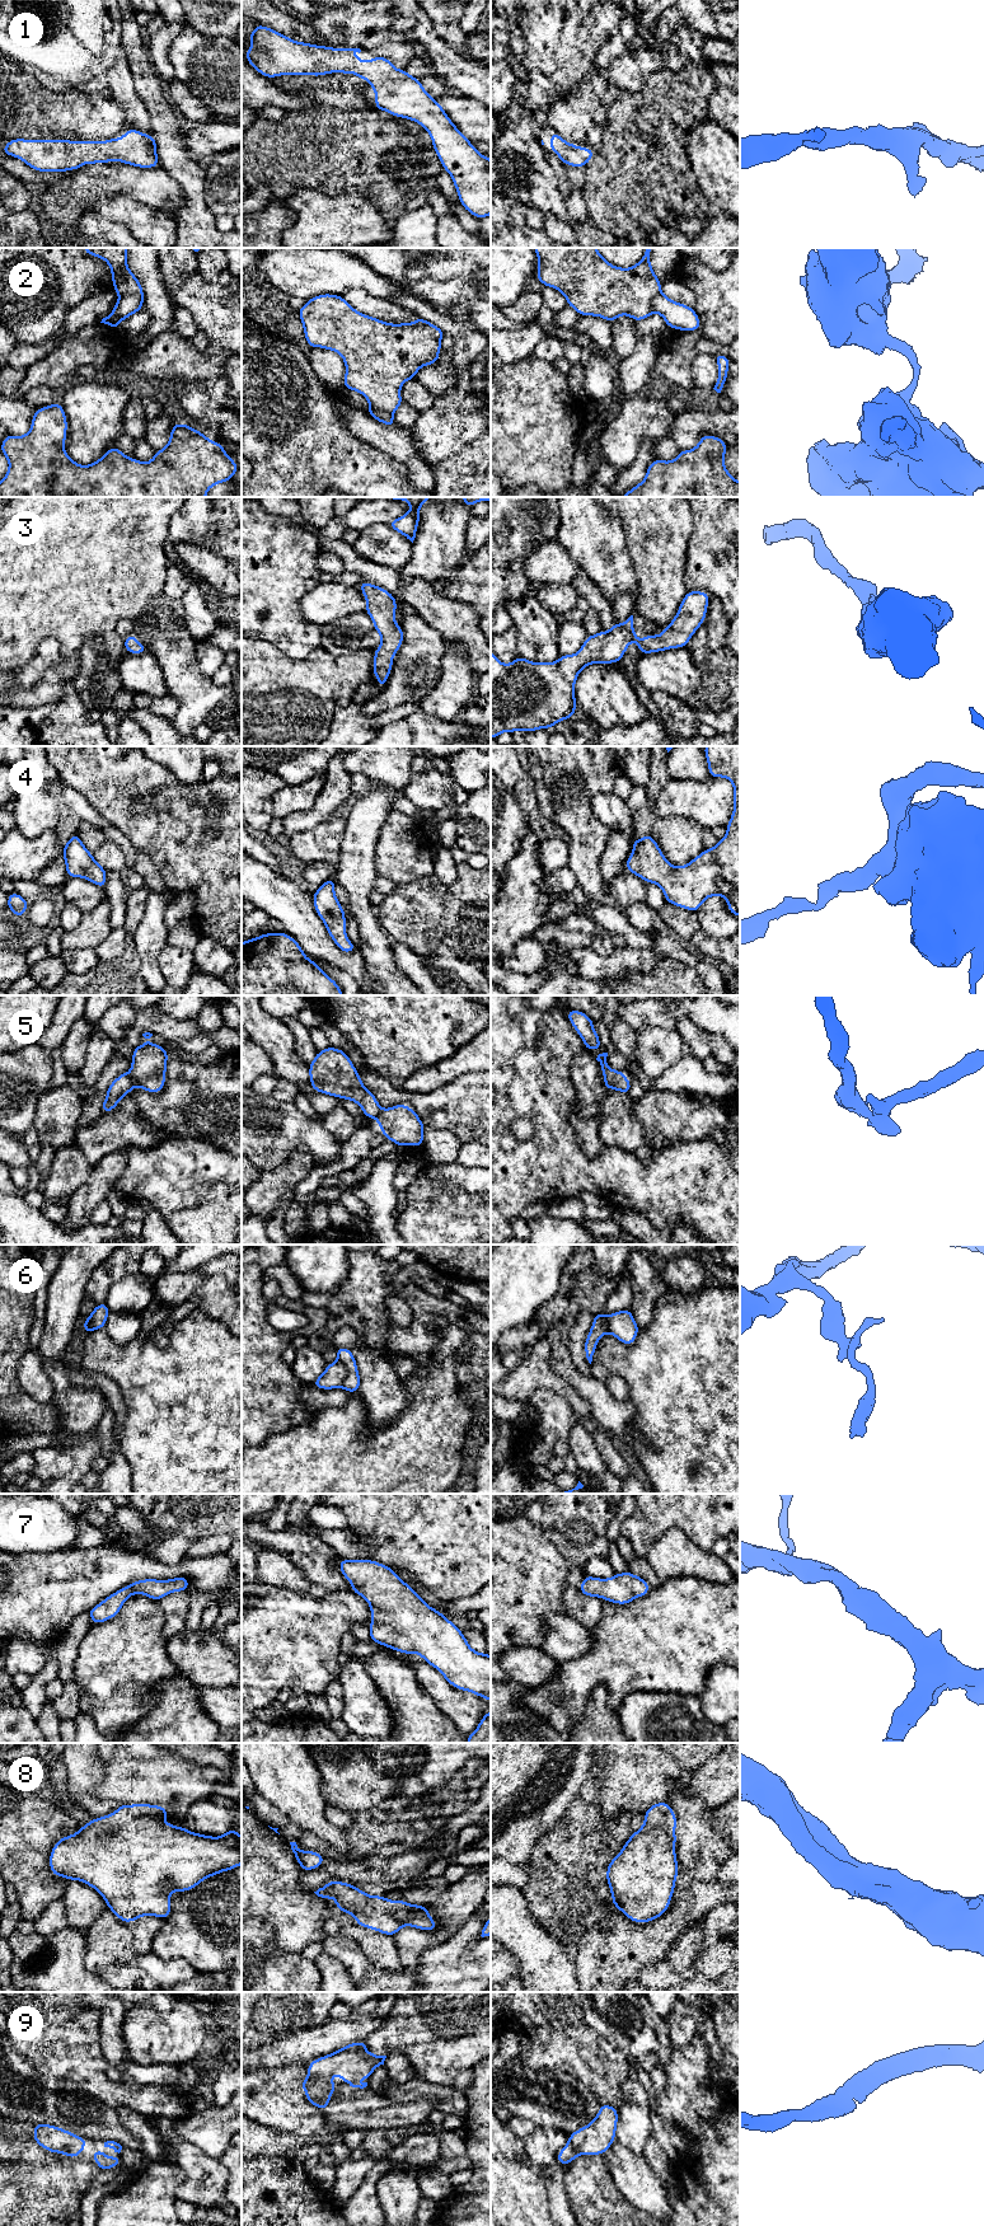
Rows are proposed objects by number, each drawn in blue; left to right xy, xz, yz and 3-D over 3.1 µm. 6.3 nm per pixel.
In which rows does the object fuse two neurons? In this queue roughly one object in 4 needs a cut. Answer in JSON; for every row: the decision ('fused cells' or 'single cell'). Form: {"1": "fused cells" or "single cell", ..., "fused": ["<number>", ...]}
{"1": "single cell", "2": "fused cells", "3": "single cell", "4": "single cell", "5": "fused cells", "6": "fused cells", "7": "single cell", "8": "fused cells", "9": "single cell", "fused": ["2", "5", "6", "8"]}

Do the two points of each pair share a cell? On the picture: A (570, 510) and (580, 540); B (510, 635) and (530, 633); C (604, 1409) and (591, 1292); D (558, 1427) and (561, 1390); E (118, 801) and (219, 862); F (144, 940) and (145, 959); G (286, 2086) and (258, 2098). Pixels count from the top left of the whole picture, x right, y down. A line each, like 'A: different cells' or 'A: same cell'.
A: same cell
B: different cells
C: same cell
D: different cells
E: same cell
F: same cell
G: same cell

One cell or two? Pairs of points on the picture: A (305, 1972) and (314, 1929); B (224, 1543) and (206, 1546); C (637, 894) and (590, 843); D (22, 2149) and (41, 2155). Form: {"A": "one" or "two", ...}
{"A": "two", "B": "one", "C": "two", "D": "one"}

